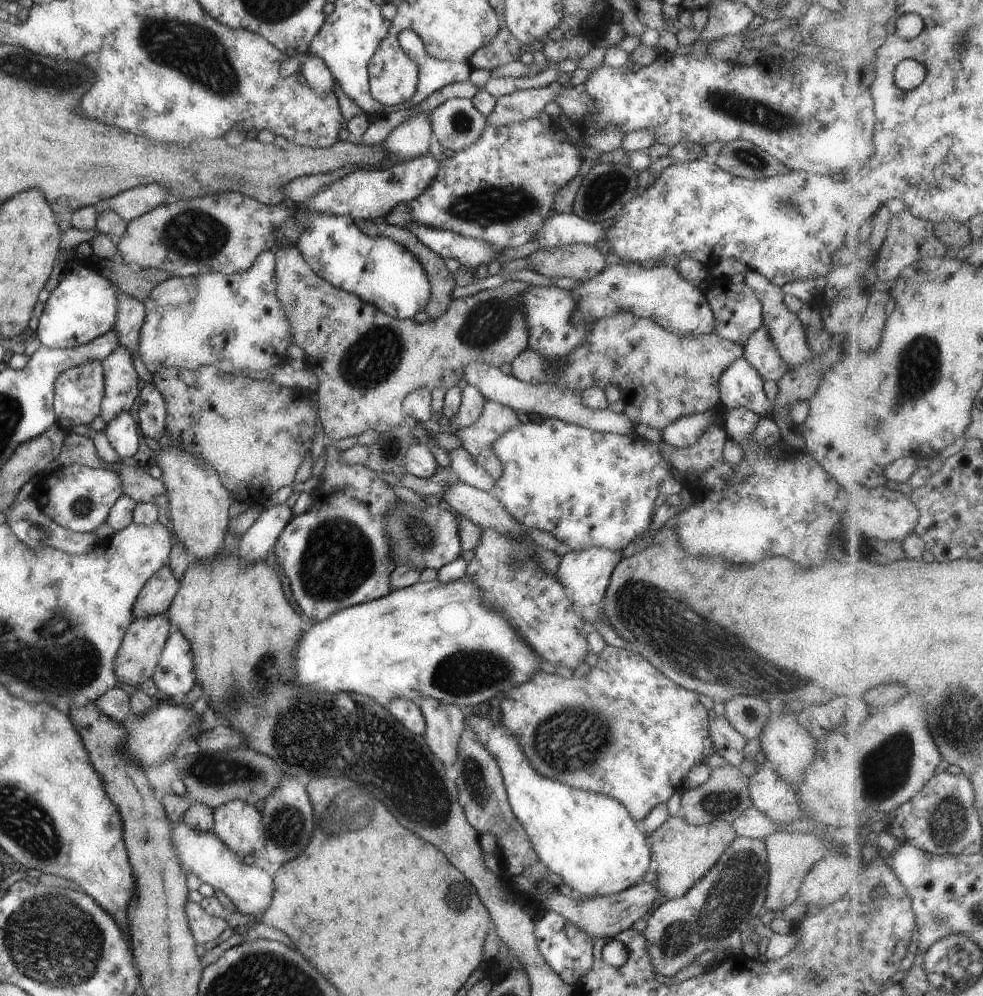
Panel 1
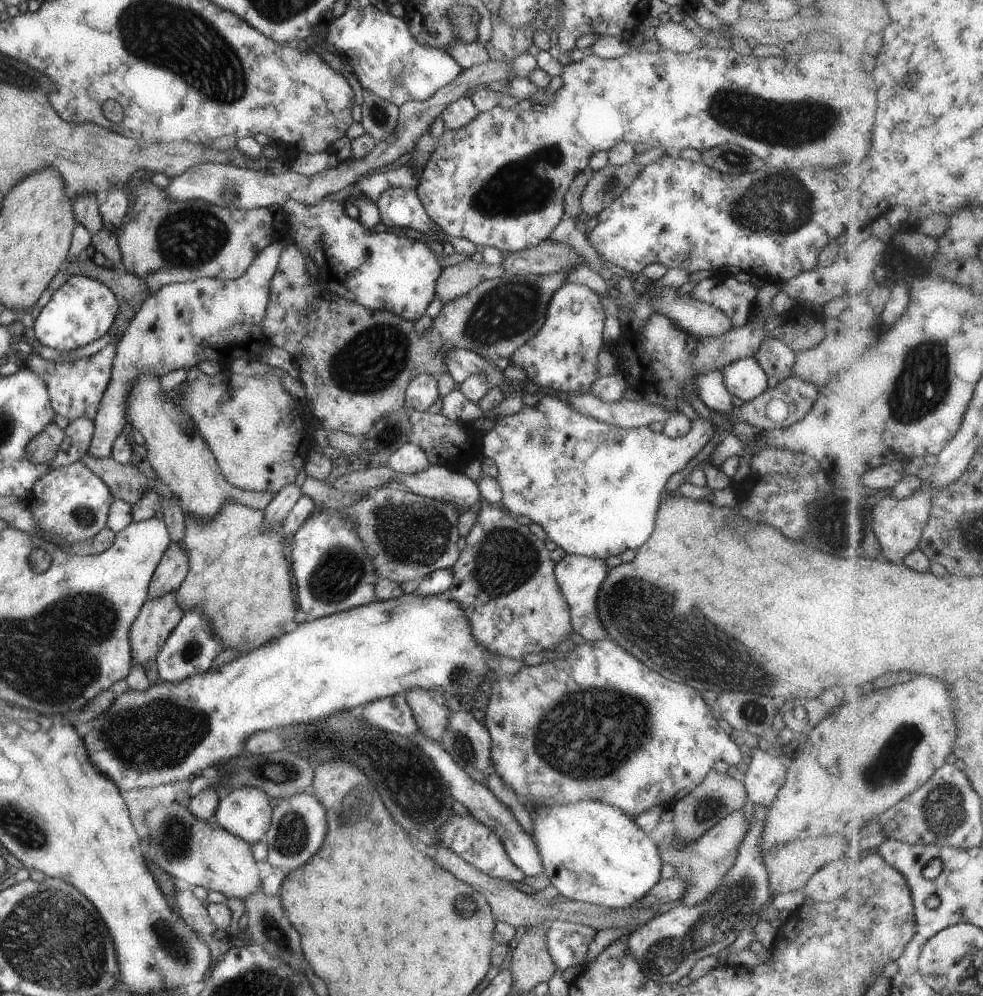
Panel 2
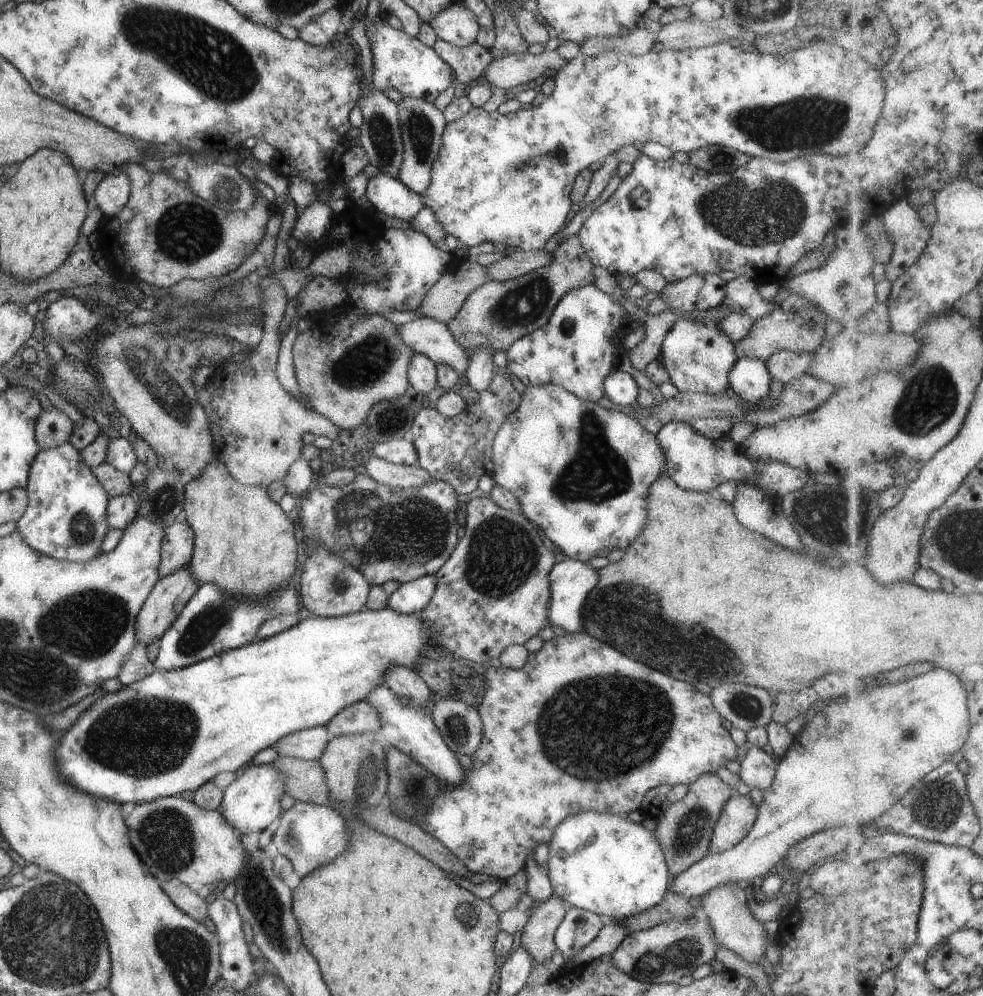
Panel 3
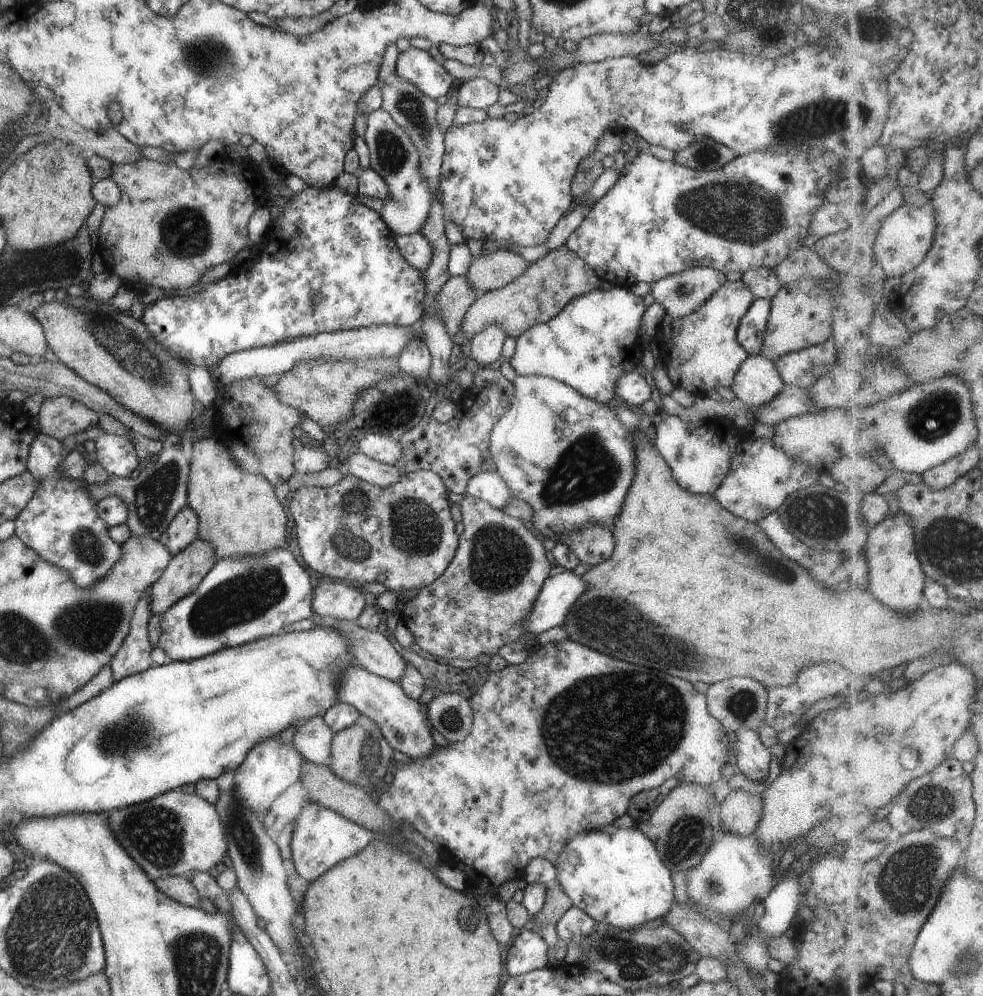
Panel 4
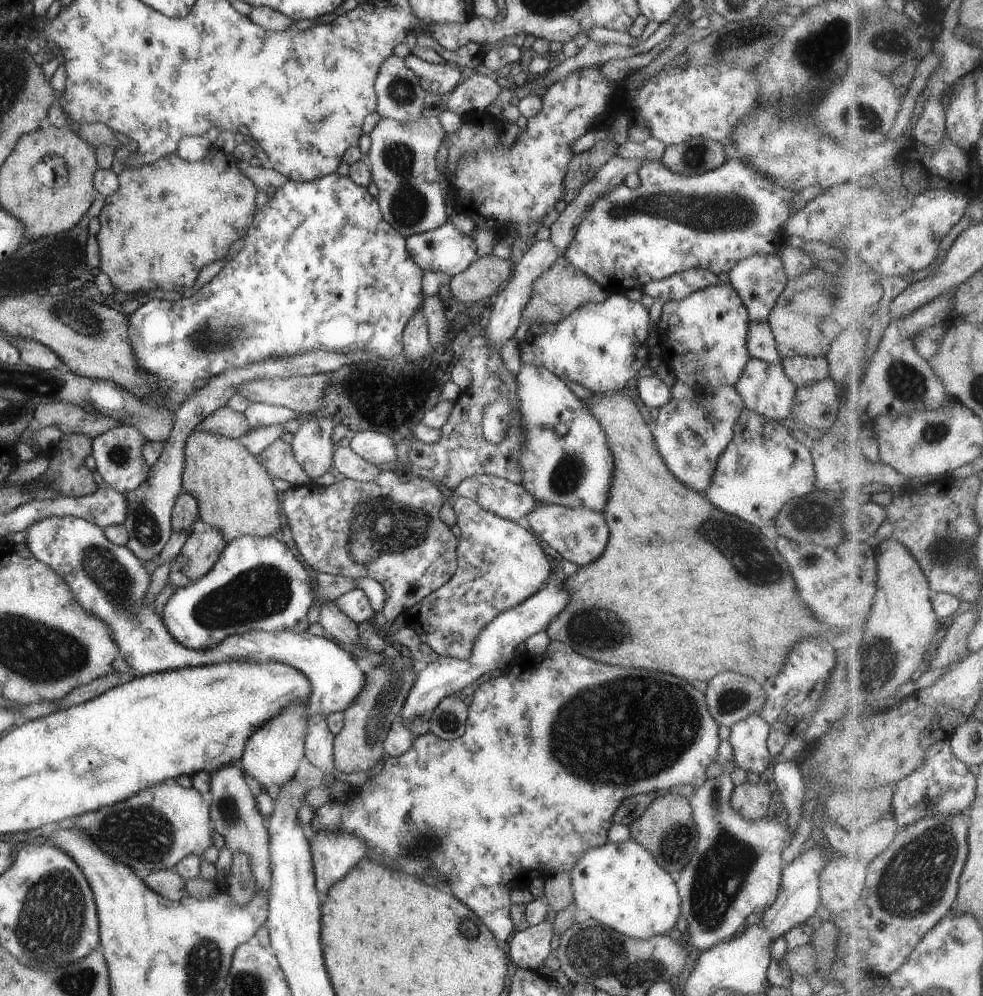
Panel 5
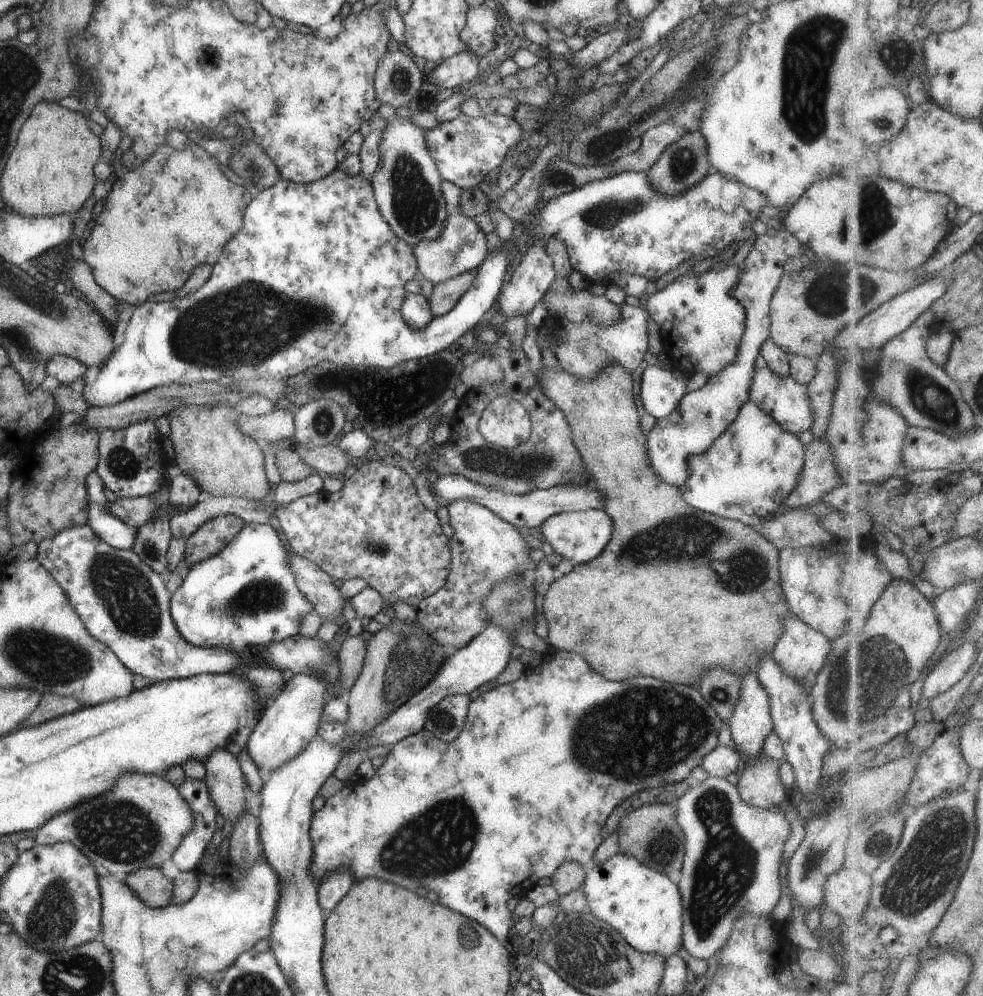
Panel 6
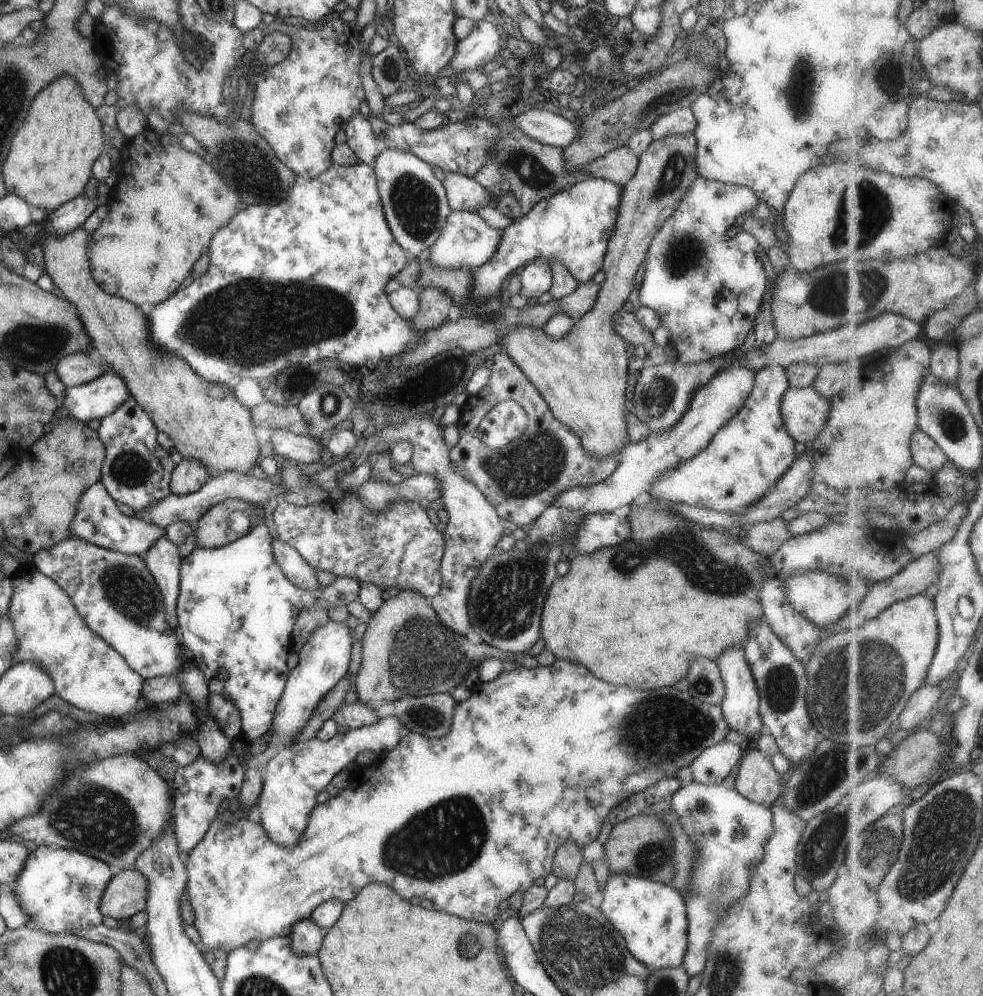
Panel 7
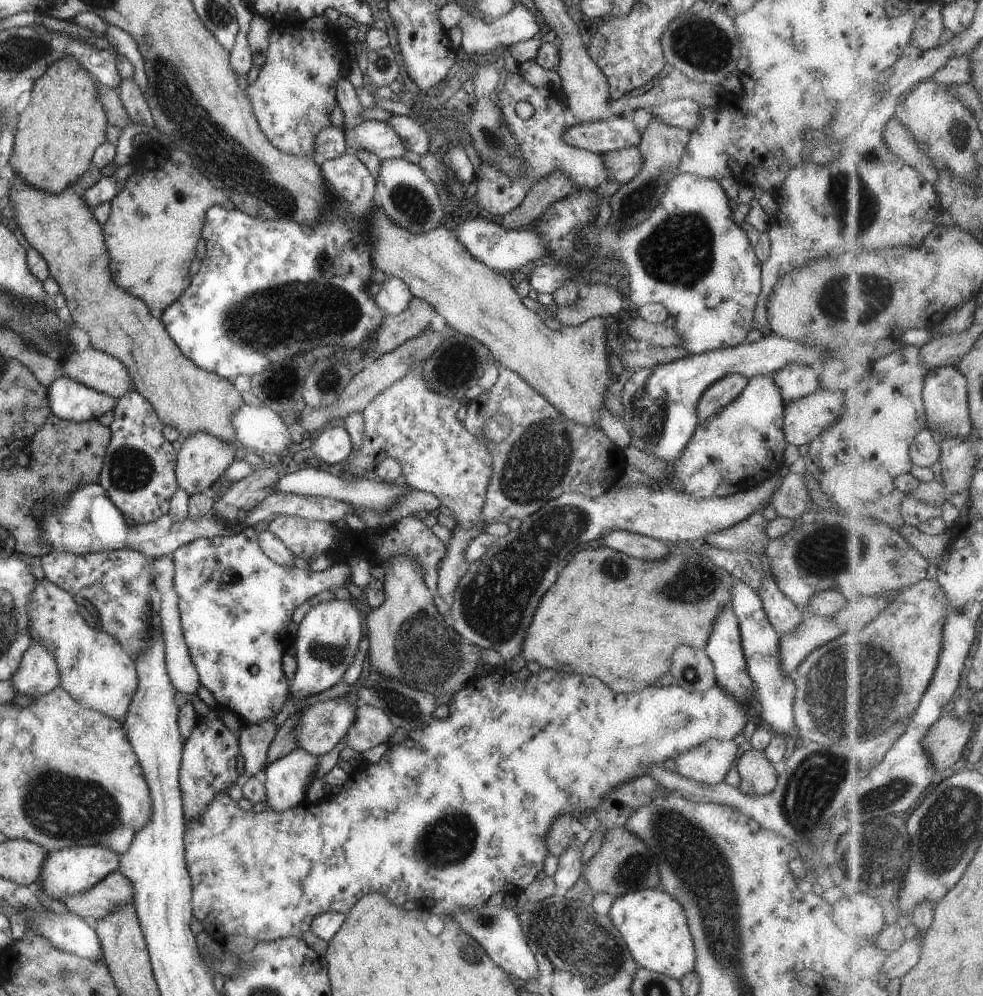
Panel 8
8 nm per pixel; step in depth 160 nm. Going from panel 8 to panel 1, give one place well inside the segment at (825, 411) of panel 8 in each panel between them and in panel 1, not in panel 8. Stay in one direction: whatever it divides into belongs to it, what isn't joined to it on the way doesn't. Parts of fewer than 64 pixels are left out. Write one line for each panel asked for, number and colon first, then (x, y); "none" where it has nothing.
1: (739, 385)
2: (743, 378)
3: (749, 378)
4: (756, 381)
5: (764, 388)
6: (783, 400)
7: (803, 412)

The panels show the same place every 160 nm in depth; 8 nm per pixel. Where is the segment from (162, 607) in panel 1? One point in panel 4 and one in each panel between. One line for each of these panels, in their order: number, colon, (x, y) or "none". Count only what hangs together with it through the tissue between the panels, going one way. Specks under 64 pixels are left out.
2: (172, 568)
3: (176, 545)
4: (182, 529)

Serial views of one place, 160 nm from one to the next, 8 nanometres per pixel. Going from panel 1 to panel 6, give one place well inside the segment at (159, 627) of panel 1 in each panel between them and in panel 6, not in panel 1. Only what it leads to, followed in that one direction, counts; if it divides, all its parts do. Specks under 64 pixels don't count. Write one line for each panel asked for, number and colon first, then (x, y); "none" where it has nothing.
2: (157, 617)
3: (165, 600)
4: (184, 571)
5: (203, 545)
6: (211, 536)

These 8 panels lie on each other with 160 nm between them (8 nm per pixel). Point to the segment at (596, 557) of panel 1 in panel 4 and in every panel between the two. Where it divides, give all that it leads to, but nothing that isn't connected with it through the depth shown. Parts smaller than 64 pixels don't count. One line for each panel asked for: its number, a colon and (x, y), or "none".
2: (577, 577)
3: (570, 581)
4: (558, 593)

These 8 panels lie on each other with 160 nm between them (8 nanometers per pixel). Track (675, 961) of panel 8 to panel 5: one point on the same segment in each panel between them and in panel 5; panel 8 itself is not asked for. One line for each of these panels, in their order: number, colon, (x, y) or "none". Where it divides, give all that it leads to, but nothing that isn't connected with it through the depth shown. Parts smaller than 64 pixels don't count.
5: (620, 885)
6: (644, 907)
7: (651, 917)

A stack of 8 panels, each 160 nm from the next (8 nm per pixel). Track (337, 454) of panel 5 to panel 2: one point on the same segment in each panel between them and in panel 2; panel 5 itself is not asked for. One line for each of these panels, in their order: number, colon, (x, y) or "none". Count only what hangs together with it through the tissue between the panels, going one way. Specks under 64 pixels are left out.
2: (436, 482)
3: (401, 476)
4: (378, 474)

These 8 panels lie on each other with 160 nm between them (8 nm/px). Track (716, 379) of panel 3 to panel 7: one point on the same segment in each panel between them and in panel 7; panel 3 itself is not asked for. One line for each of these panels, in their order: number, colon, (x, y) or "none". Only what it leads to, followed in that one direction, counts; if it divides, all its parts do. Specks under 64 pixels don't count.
4: (699, 351)
5: (702, 339)
6: (700, 323)
7: (706, 288)

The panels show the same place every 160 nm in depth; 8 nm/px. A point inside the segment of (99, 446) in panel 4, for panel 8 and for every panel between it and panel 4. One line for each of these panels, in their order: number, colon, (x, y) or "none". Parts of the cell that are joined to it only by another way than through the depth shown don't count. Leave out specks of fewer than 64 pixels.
5: (116, 452)
6: (132, 463)
7: (136, 471)
8: (137, 473)

